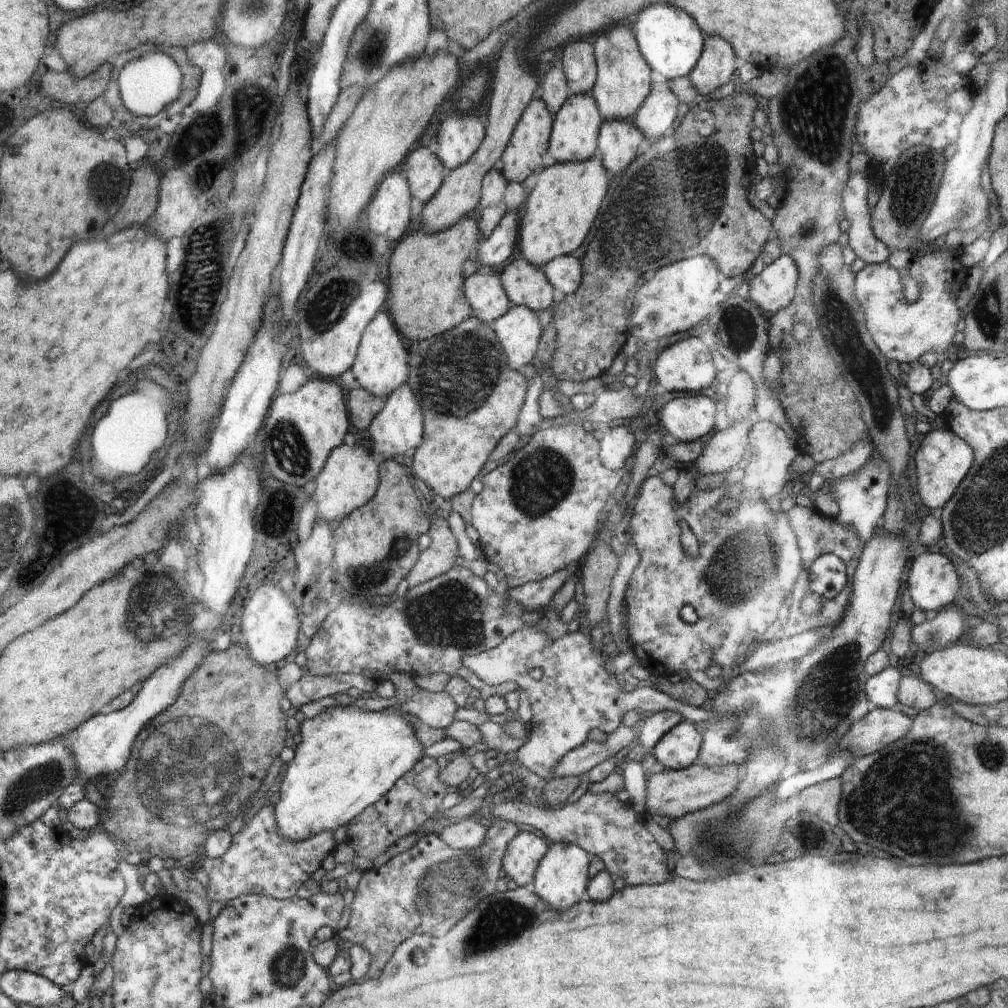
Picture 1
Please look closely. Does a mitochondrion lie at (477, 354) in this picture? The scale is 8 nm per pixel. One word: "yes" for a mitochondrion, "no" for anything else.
yes

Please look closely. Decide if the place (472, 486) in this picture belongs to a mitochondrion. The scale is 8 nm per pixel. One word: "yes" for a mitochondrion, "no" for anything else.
no

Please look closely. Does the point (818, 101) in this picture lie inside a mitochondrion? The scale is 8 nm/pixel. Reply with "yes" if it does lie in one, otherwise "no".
yes

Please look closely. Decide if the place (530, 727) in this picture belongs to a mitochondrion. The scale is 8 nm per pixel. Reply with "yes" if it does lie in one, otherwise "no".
no

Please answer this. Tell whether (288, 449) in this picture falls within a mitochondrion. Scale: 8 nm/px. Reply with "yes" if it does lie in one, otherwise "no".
yes

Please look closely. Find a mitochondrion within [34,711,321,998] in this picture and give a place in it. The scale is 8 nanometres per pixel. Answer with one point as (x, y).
(287, 968)

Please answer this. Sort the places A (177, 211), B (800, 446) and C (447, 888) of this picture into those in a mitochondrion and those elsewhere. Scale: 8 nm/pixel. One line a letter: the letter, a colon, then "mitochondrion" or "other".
A: other
B: other
C: mitochondrion

